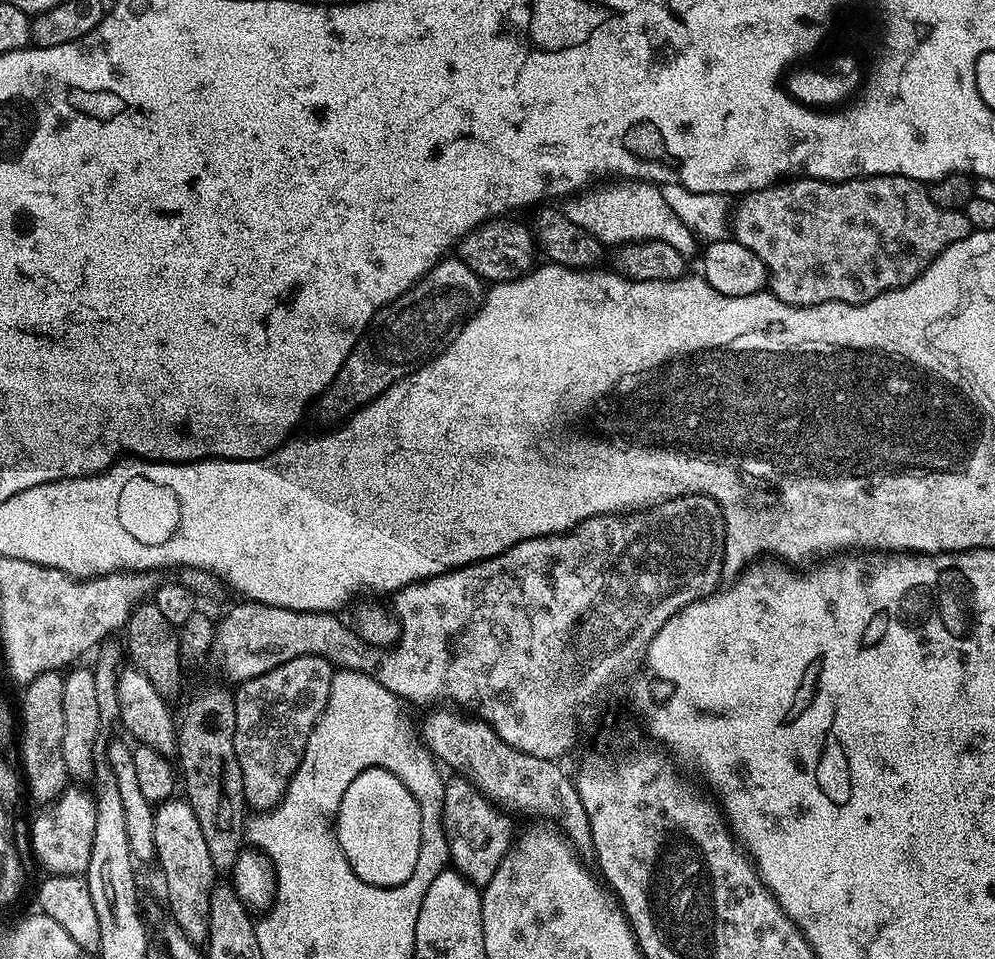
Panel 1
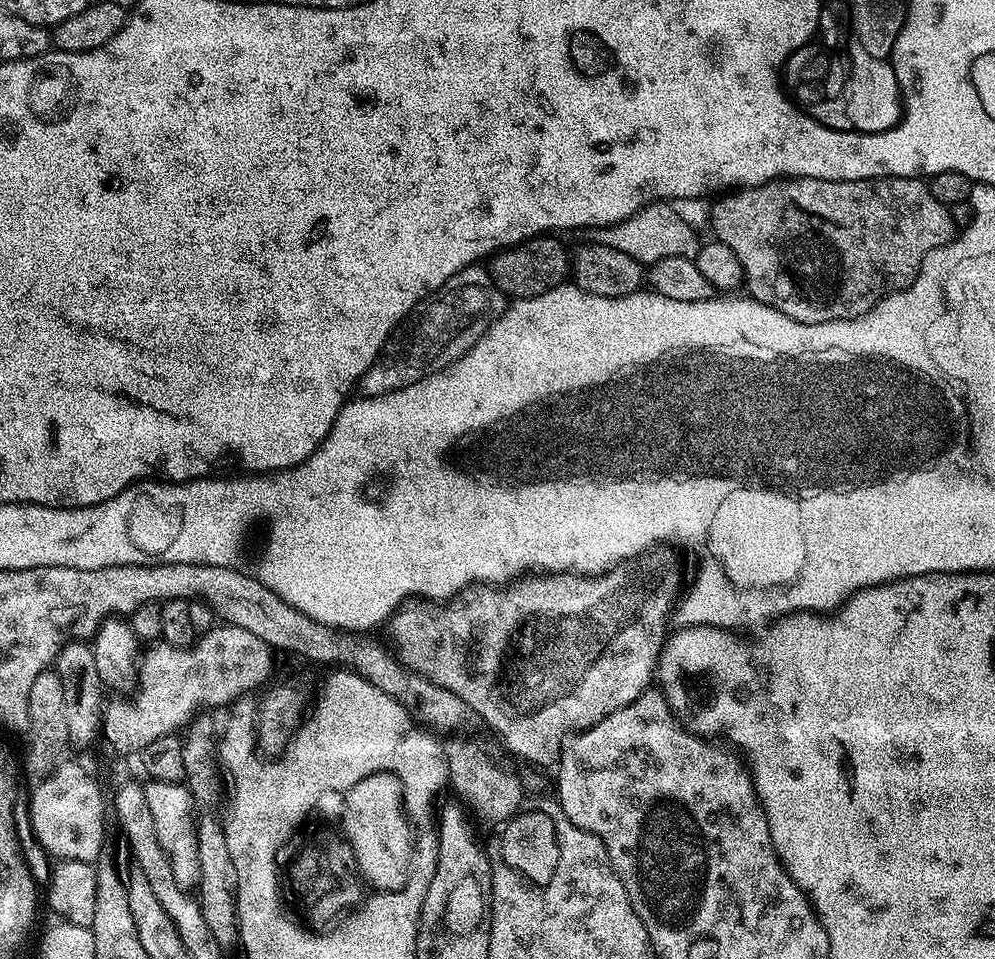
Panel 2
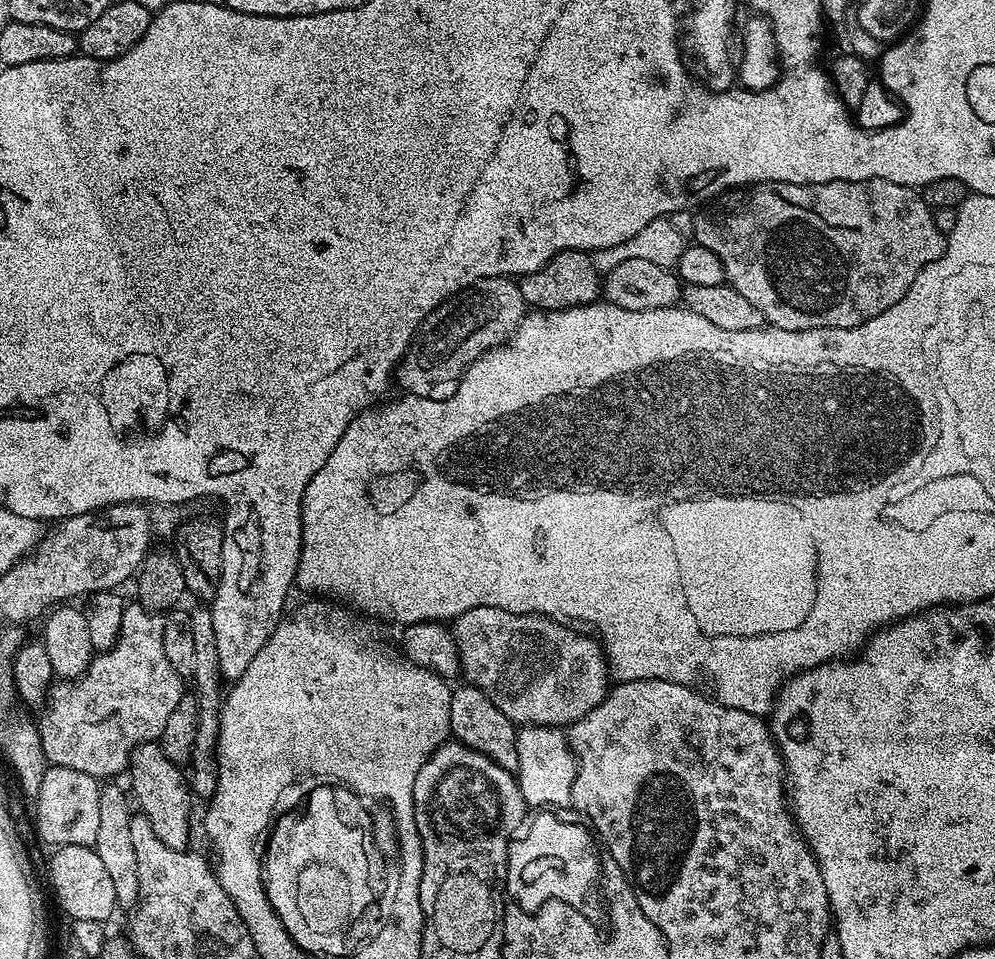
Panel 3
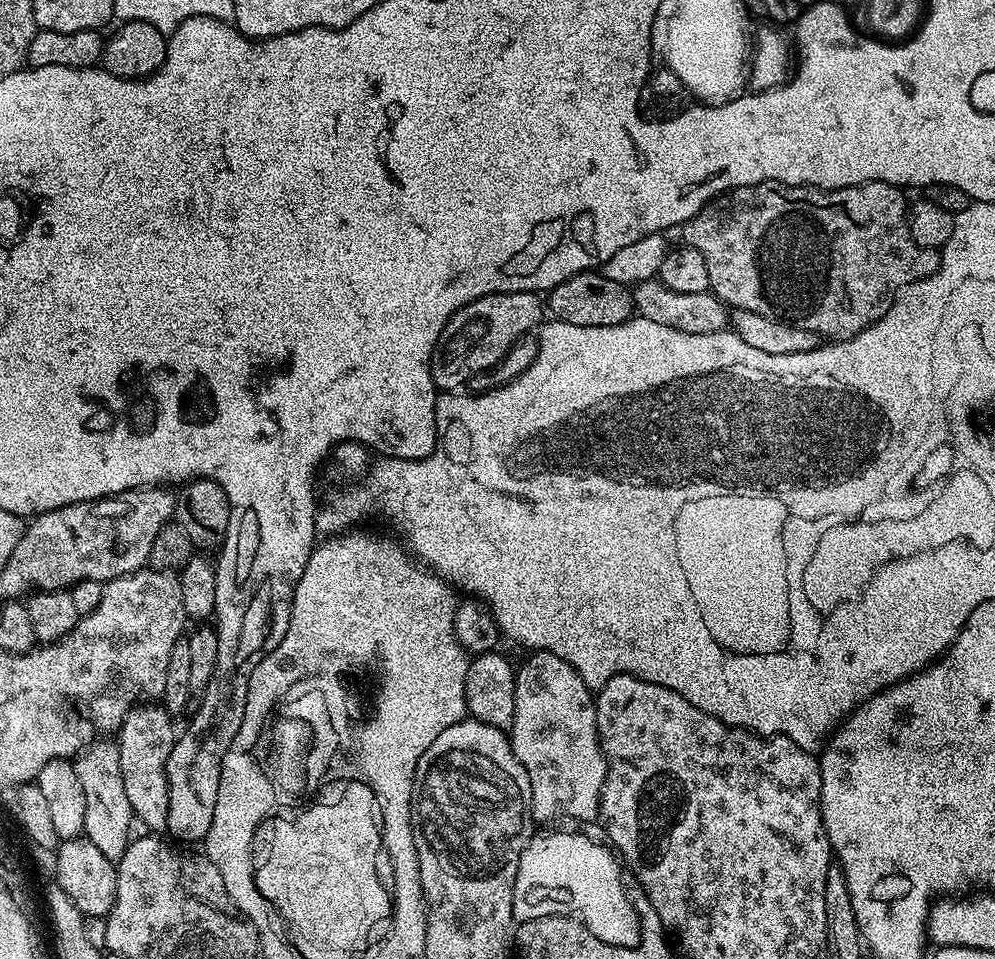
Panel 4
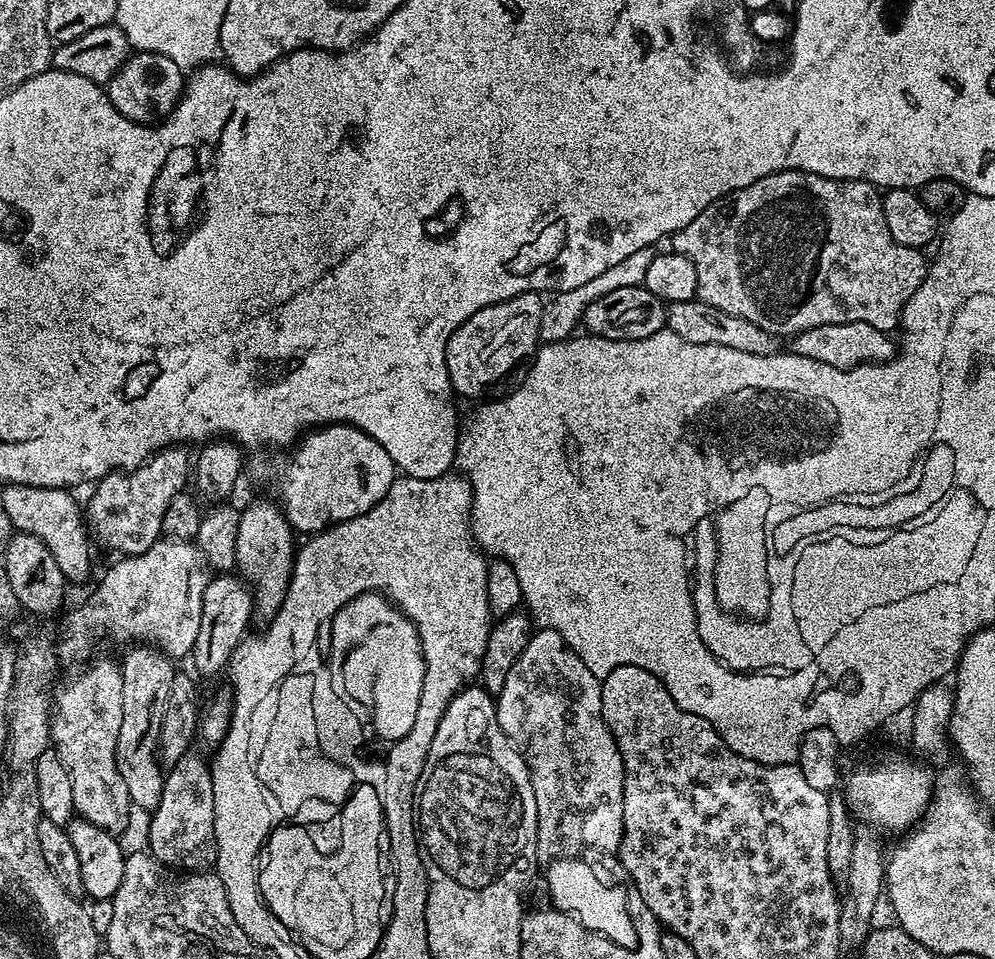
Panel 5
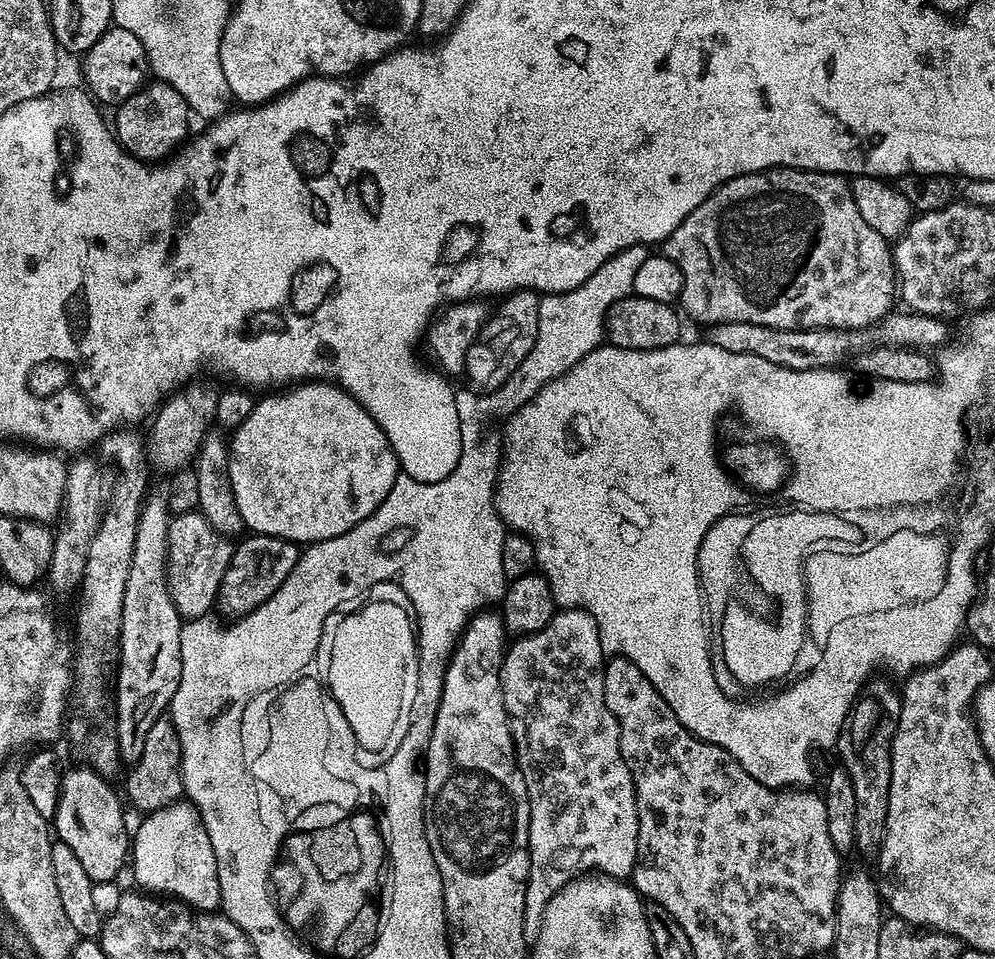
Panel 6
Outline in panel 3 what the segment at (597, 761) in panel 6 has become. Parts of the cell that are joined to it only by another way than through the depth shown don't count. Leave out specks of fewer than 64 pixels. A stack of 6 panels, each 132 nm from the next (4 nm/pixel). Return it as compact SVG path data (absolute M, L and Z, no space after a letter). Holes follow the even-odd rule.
M524 726L517 731L516 734L516 753L518 754L518 766L516 767L514 776L519 783L520 793L524 799L525 805L532 810L544 810L549 806L554 806L550 804L565 804L567 805L572 799L572 787L574 786L574 778L576 777L576 756L572 753L572 748L568 744L568 737L566 735L565 729L563 727L558 728L533 728L531 726Z

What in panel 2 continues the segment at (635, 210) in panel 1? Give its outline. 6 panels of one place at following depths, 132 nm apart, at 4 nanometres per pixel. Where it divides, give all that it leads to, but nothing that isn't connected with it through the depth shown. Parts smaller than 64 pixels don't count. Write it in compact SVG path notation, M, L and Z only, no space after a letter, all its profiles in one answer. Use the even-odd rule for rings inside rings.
M668 202L648 204L618 224L595 229L594 240L602 246L622 250L622 254L630 254L630 258L645 266L662 262L664 258L695 257L702 243L698 232L682 222L681 216L674 214L671 203Z

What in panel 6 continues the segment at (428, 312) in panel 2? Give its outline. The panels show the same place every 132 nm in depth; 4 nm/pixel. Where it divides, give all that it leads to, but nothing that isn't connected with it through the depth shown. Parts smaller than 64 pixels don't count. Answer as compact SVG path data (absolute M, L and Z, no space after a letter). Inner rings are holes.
M531 290L513 292L497 312L484 321L484 329L472 343L464 364L464 372L477 392L493 392L502 387L515 368L530 354L534 338L538 338L538 306L541 297Z

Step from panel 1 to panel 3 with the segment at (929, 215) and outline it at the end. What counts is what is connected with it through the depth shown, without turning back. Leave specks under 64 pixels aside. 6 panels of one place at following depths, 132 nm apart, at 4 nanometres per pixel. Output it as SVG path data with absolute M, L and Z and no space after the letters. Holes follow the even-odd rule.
M835 180L821 184L787 184L786 182L762 181L761 184L746 184L720 193L711 202L705 203L695 213L691 235L695 243L706 246L718 254L724 267L727 283L731 284L746 302L752 303L756 309L762 310L765 321L771 327L782 330L814 330L815 328L853 328L894 306L906 290L910 290L910 282L926 265L942 258L948 245L945 232L935 224L935 211L923 198L923 195L911 184L886 182L885 180Z

